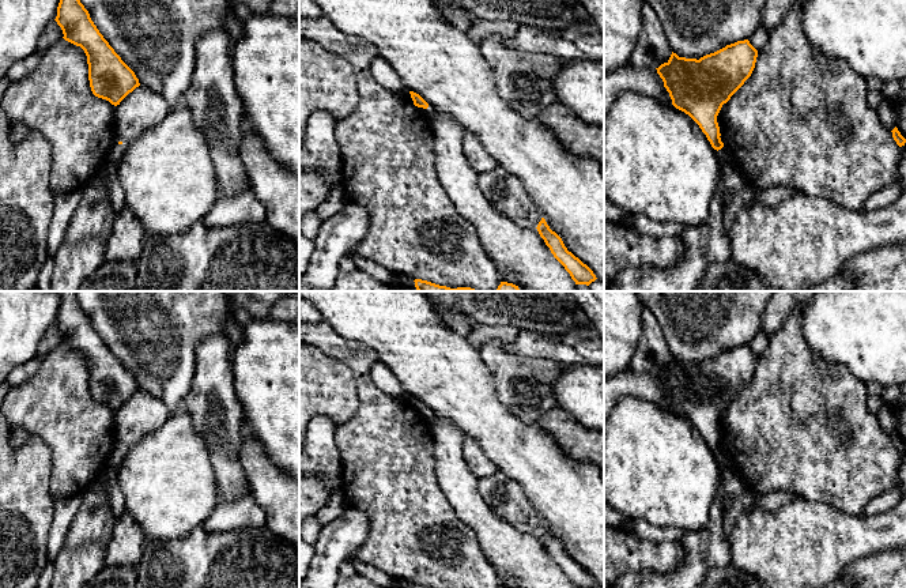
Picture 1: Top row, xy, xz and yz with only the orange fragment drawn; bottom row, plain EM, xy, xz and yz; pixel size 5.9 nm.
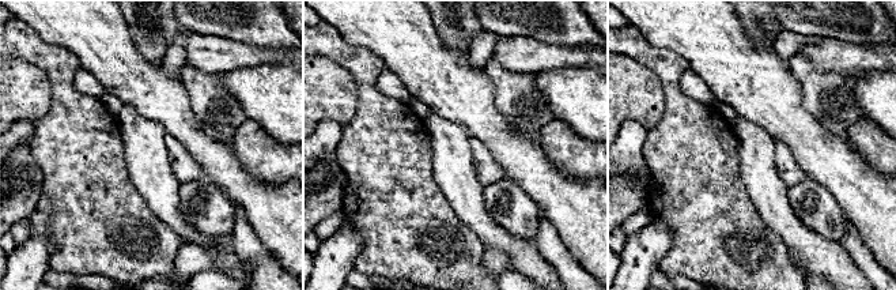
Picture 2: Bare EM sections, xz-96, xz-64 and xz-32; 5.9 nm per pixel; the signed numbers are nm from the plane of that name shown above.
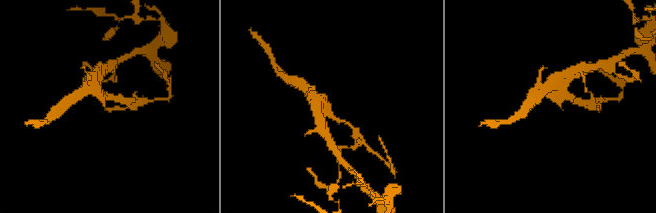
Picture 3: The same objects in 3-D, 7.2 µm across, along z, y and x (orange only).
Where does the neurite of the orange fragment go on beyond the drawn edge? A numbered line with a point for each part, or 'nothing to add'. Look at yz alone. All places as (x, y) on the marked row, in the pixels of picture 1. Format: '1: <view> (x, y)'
1: yz (733, 178)

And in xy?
1: xy (116, 151)

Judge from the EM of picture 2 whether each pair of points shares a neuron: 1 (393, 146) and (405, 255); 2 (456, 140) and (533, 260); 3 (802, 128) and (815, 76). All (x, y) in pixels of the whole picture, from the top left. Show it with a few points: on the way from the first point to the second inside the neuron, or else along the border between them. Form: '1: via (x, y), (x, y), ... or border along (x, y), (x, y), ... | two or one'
1: via (392, 173), (394, 202), (405, 218), (405, 228) | one
2: via (456, 173), (469, 208), (501, 240) | one
3: border along (797, 81), (801, 87), (801, 105), (830, 132) | two

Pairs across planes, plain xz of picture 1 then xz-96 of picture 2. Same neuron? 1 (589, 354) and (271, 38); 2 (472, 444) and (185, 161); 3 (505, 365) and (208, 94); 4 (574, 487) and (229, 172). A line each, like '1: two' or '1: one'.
1: two
2: one
3: one
4: one

